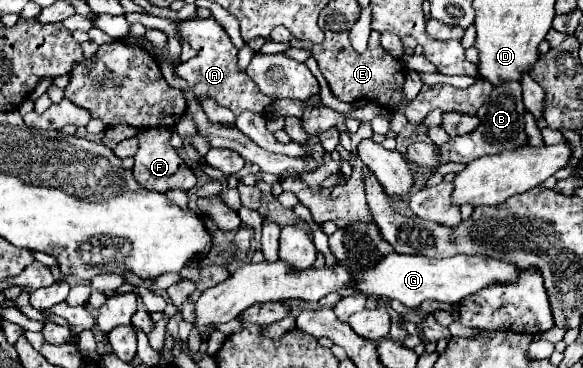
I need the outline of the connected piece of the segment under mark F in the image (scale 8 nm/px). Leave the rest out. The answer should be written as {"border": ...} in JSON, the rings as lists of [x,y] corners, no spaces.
{"border":[[[146,128],[138,134],[138,152],[134,156],[134,178],[142,188],[168,192],[168,190],[190,190],[196,184],[196,176],[190,166],[176,154],[170,146],[170,130],[168,128]]]}

